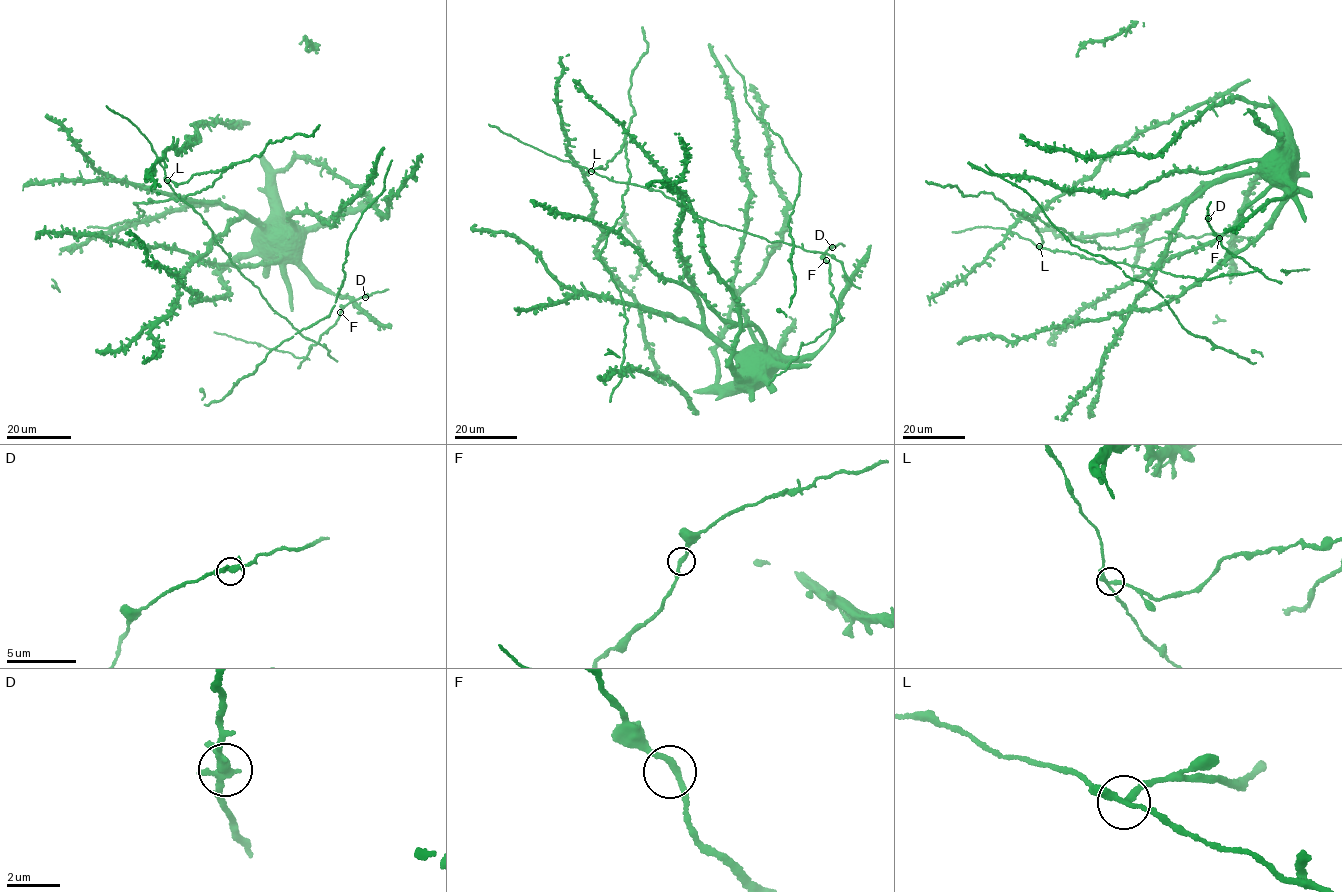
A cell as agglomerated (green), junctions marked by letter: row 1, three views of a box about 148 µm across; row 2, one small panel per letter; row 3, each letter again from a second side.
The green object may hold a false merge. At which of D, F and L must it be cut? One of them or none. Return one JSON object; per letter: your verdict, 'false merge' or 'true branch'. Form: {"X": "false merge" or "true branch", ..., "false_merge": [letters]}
{"D": "true branch", "F": "true branch", "L": "false merge", "false_merge": ["L"]}

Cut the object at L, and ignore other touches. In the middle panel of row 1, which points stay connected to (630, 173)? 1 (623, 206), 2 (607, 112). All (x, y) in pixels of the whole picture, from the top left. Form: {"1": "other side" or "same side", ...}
{"1": "same side", "2": "other side"}

